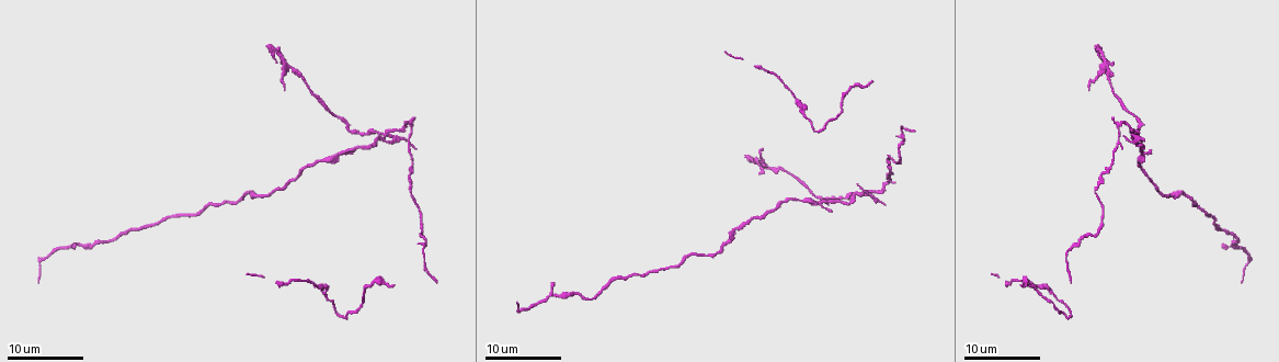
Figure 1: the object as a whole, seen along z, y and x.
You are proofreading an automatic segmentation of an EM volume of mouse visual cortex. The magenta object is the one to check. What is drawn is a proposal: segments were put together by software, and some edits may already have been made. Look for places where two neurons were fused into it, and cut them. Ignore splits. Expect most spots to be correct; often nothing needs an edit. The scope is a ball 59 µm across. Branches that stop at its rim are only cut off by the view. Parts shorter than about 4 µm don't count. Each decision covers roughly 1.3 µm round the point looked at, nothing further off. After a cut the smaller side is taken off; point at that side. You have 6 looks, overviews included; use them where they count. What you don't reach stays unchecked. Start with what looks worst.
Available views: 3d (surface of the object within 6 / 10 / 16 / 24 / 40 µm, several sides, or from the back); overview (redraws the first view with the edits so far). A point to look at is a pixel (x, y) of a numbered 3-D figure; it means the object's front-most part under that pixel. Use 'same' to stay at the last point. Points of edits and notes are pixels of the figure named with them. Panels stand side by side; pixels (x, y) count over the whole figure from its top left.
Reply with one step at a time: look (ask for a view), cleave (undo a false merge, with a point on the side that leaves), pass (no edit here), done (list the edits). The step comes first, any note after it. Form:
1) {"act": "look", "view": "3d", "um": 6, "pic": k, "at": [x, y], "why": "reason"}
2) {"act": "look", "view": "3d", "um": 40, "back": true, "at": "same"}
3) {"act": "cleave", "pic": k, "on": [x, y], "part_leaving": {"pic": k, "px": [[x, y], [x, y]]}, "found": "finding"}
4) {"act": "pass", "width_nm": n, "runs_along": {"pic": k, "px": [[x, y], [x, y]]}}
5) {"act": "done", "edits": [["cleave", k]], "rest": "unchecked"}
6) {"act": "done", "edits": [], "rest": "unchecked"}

{"act": "look", "view": "3d", "um": 10, "pic": 1, "at": [802, 113], "why": "calibre changes"}

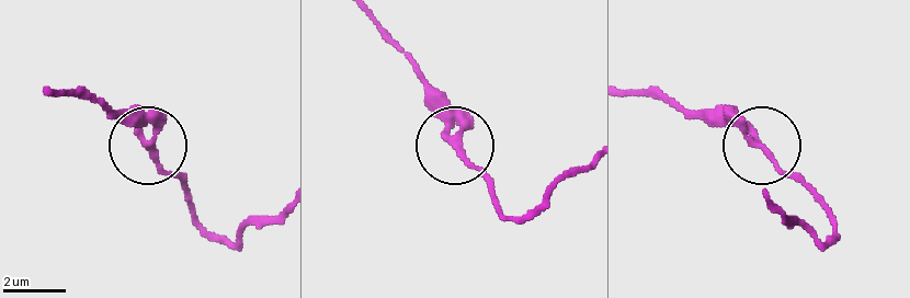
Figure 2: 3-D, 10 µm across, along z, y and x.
{"act": "pass", "found": "continuous, no second neuron"}

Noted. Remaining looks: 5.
{"act": "look", "view": "3d", "um": 6, "pic": 1, "at": [78, 243], "why": "thick turns thin"}

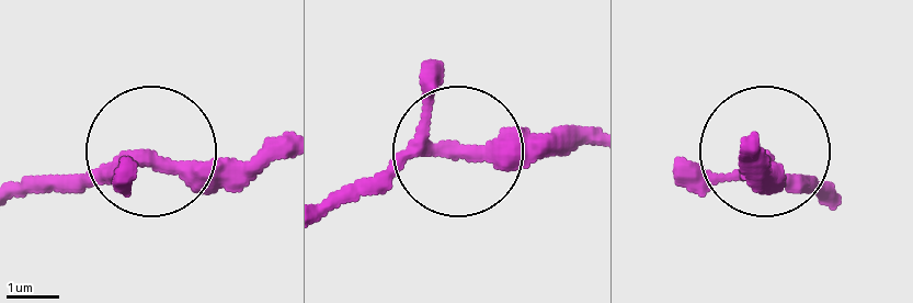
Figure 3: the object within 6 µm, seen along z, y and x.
{"act": "pass", "runs_along": {"pic": 3, "px": [[590, 145], [484, 145], [344, 183]]}, "found": "continuous, no second neuron"}

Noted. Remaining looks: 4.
{"act": "look", "view": "3d", "um": 10, "pic": 1, "at": [1071, 317]}

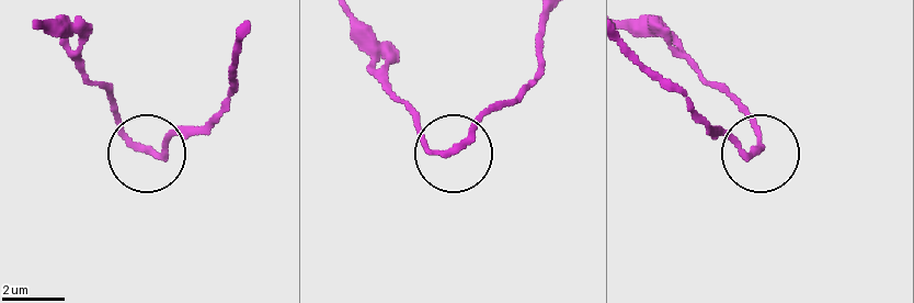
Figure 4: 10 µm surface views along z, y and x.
{"act": "pass", "width_nm": 200, "found": "continuous, no second neuron"}

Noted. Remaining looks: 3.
{"act": "done", "edits": [], "rest": "unchecked"}

